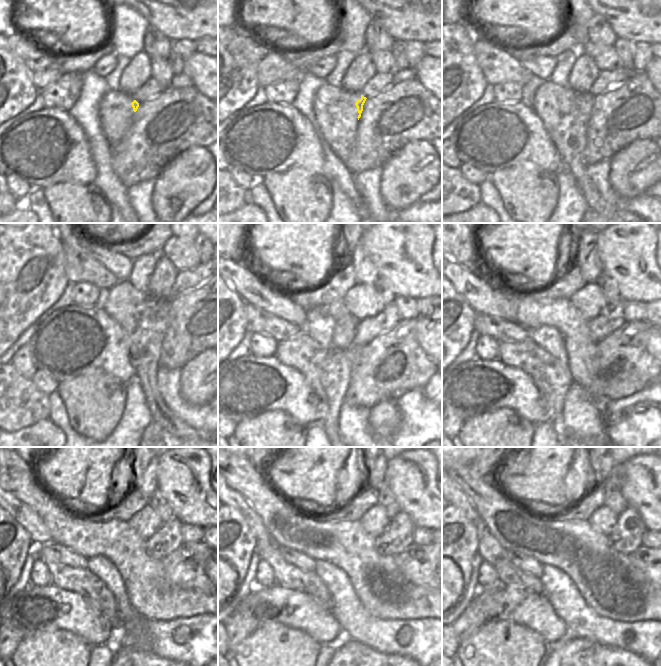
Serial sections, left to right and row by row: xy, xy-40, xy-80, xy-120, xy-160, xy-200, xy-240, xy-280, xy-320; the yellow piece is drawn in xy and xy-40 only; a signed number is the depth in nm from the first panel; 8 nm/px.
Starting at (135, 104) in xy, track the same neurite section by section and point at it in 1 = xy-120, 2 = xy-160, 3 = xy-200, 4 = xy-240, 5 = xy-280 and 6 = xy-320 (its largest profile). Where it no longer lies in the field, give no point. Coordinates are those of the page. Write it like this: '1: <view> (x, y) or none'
1: xy-120 (142, 330)
2: xy-160 (368, 329)
3: xy-200 (611, 318)
4: xy-240 (167, 539)
5: xy-280 (397, 536)
6: xy-320 (626, 537)

